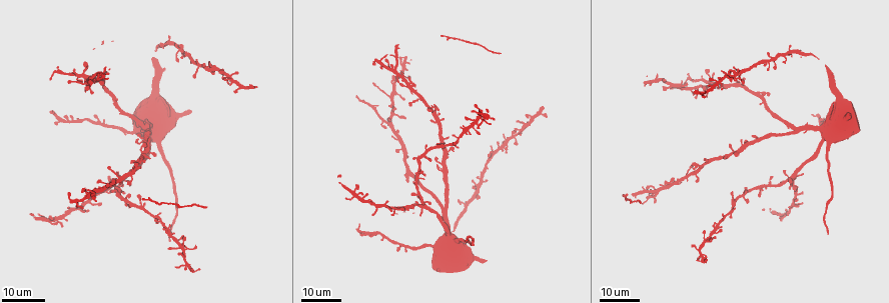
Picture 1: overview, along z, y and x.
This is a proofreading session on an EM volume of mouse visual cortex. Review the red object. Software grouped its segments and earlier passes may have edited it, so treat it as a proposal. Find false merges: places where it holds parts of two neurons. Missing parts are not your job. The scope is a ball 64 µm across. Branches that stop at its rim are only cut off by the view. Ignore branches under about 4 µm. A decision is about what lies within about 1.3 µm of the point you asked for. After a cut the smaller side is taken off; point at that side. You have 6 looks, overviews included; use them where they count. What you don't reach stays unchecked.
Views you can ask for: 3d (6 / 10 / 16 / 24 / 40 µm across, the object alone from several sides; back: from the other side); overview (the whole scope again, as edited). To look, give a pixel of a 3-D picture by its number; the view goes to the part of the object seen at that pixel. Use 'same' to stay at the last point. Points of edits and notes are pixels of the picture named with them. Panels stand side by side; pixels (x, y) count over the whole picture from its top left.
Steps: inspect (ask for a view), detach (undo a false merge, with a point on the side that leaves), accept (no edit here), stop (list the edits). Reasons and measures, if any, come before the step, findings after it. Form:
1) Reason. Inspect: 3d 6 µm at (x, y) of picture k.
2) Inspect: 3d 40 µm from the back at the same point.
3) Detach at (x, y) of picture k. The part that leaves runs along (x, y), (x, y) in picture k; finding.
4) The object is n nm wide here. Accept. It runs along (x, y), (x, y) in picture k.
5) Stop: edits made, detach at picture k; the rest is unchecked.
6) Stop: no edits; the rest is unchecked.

Four or more arms meet. Inspect: 3d 24 µm at (141, 205) of picture 1.

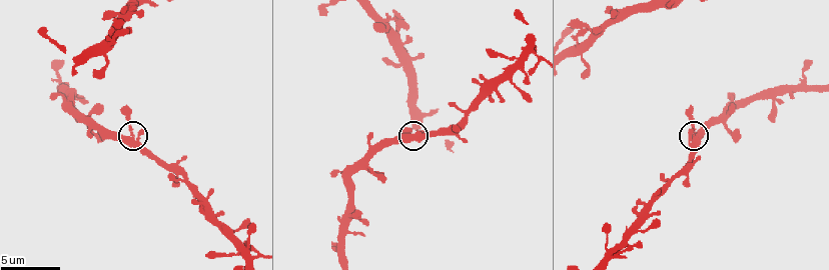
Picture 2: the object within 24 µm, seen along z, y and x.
Inspect: 3d 10 µm at (694, 136) of picture 2.

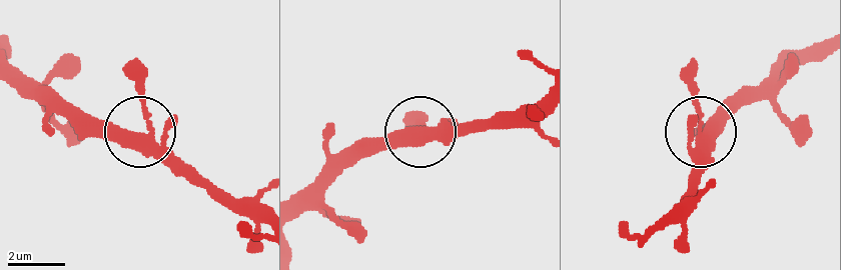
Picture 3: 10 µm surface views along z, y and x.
The object is 320 nm wide here. Accept. It runs along (16, 70), (73, 108), (138, 132), (145, 120), (138, 58) in picture 3; one neuron here.

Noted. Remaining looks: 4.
Four or more arms meet. Inspect: 3d 24 µm at (395, 69) of picture 1.

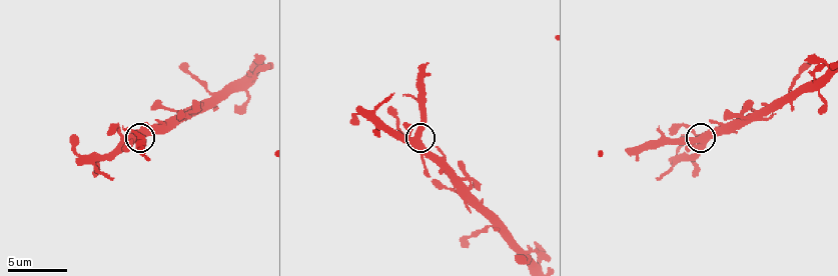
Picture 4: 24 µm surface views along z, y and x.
Inspect: 3d 10 µm at (417, 134) of picture 4.

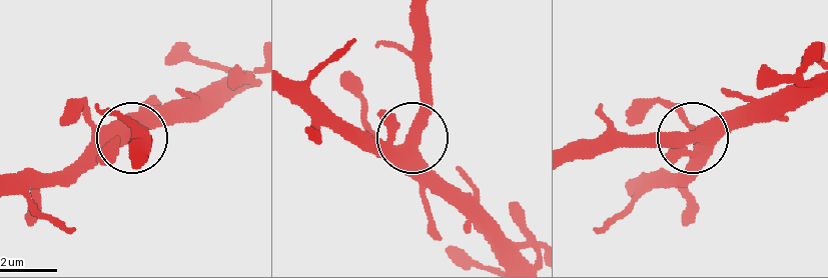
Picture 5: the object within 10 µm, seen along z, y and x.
5 arms meet here. Accept. It runs along (519, 259), (433, 173), (410, 139), (356, 144) in picture 5; all the same neuron.

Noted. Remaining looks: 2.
Three arms meet. Inspect: 3d 24 µm at (85, 76) of picture 1.

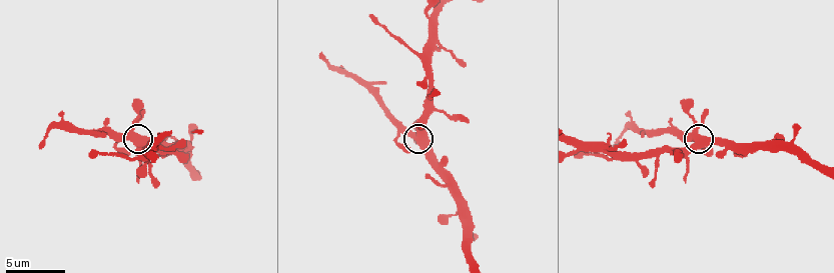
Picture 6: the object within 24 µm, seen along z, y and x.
Inspect: 3d 6 µm at (418, 136) of picture 6.

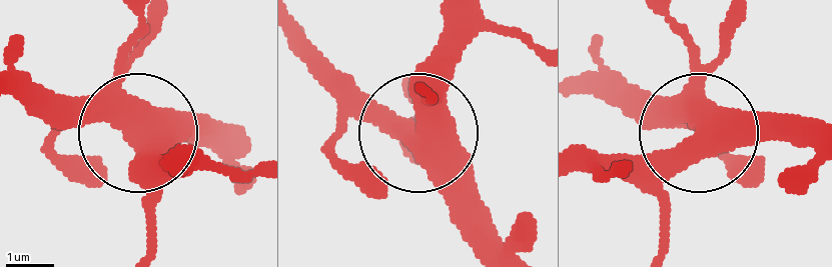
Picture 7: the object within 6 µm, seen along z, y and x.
Accept. It runs along (234, 153), (47, 118) in picture 7; one neuron here.

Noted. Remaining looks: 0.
Stop: no edits; the rest is unchecked.

